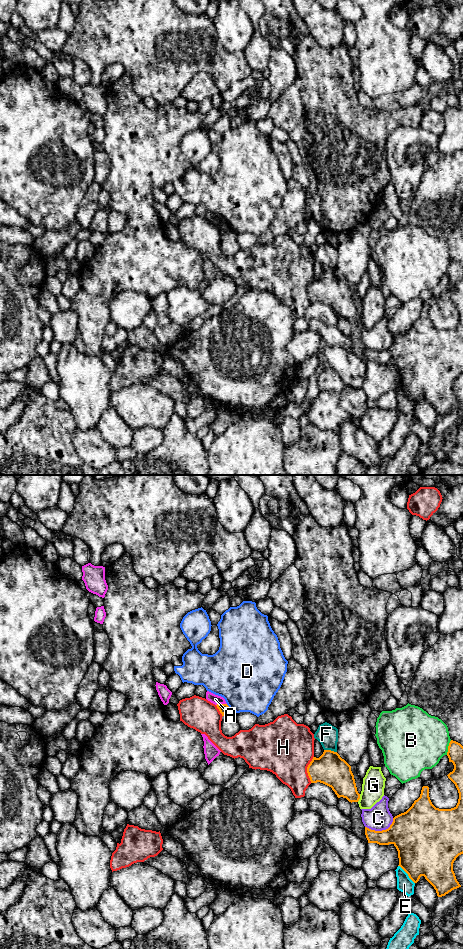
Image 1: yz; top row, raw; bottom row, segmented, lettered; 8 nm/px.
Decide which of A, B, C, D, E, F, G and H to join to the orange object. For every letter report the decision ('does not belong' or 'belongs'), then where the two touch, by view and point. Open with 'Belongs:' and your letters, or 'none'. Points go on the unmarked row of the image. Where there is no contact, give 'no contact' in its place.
Belongs: none
A: does not belong; meets orange in yz at (221, 224)
B: does not belong; meets orange in yz at (448, 267)
C: does not belong; meets orange in yz at (382, 350)
D: does not belong; meets orange in yz at (228, 226)
E: does not belong; meets orange in yz at (407, 393)
F: does not belong; meets orange in yz at (330, 270)
G: does not belong; meets orange in yz at (359, 318)
H: does not belong; meets orange in yz at (307, 289)

